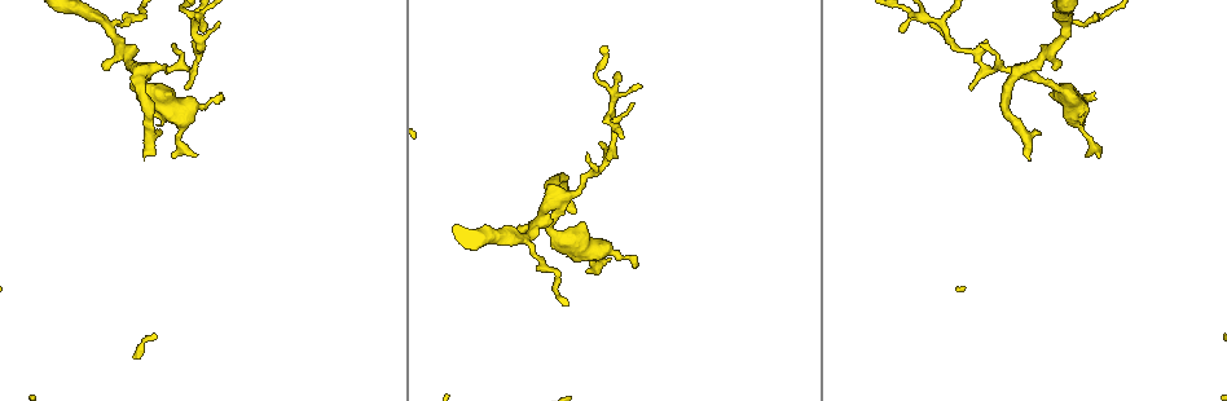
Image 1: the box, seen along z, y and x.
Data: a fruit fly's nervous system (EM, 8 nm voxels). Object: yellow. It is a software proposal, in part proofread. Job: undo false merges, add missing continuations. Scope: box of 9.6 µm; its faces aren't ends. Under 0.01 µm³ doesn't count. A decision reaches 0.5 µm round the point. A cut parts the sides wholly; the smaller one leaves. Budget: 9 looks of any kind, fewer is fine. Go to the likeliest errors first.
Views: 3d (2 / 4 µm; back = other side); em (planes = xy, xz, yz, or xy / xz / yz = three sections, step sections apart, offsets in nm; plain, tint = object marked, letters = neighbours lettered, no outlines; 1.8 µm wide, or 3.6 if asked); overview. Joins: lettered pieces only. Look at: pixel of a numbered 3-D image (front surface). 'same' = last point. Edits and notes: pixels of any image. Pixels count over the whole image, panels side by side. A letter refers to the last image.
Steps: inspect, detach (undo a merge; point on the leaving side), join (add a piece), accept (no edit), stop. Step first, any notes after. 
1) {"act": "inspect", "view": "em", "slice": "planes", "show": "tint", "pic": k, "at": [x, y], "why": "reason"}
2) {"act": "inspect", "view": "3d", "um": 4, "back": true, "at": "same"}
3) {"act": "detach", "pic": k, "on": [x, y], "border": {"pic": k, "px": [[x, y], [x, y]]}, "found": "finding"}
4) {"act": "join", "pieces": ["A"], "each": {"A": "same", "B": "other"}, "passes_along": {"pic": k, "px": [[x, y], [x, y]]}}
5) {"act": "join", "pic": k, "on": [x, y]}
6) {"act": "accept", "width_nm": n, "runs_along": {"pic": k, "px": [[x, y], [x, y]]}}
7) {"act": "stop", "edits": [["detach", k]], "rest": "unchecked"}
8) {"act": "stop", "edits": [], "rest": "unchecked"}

{"act": "inspect", "view": "3d", "um": 4, "back": true, "pic": 1, "at": [102, 61], "why": "free end"}

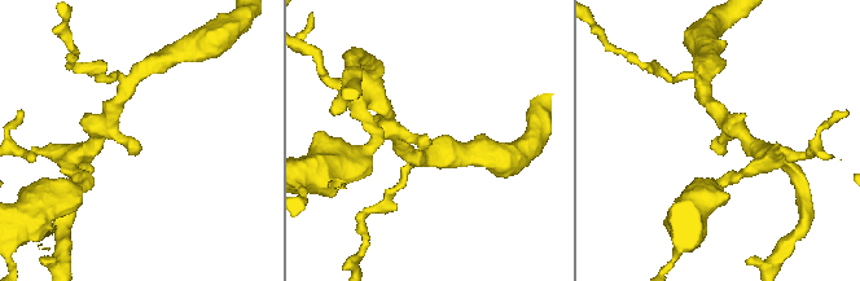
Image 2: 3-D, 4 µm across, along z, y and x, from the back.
{"act": "inspect", "view": "em", "slice": "xy", "step": 16, "show": "tint", "pic": 2, "at": [718, 142], "why": "need the tissue"}

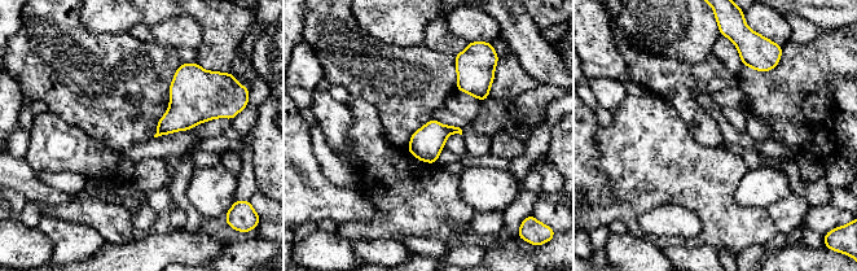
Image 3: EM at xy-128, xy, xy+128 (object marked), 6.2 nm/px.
{"act": "inspect", "view": "em", "slice": "planes", "show": "letters", "at": "same"}

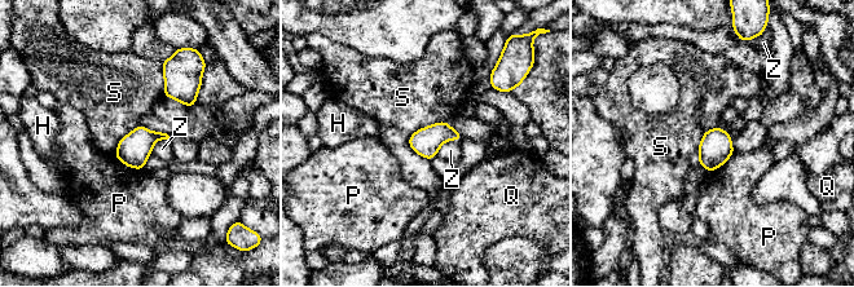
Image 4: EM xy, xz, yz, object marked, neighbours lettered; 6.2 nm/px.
{"act": "accept", "width_nm": 180, "each": {"H": "other", "P": "other", "Q": "other", "S": "other", "Z": "other"}, "border": {"pic": 4, "px": [[445, 122], [417, 129], [409, 146]]}, "found": "no lettered piece goes on from it"}

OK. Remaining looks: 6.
{"act": "inspect", "view": "em", "slice": "planes", "show": "letters", "pic": 1, "at": [1028, 158], "why": "free end"}

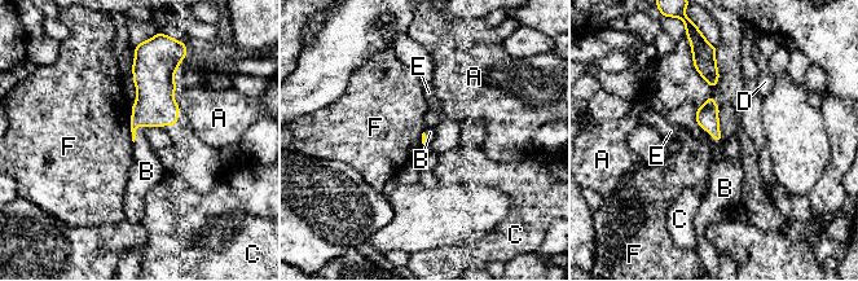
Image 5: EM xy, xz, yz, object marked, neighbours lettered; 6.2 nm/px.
{"act": "join", "pieces": ["B"], "each": {"A": "other", "B": "same", "C": "other", "D": "other", "E": "other", "F": "other"}, "passes_along": {"pic": 5, "px": [[155, 106], [135, 131], [146, 168]]}, "found": "it goes on there"}

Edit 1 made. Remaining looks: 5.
{"act": "inspect", "view": "overview", "why": "redraw"}

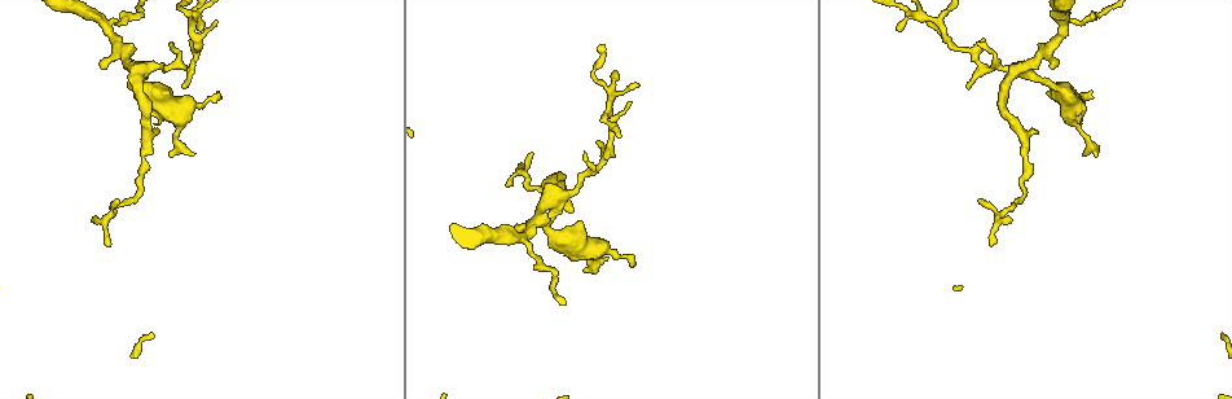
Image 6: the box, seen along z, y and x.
{"act": "inspect", "view": "3d", "um": 4, "pic": 6, "at": [631, 263], "why": "tapers out"}

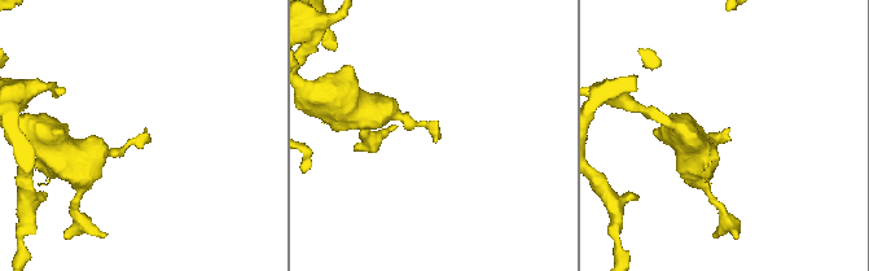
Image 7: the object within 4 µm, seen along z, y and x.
{"act": "inspect", "view": "em", "slice": "xy", "step": 8, "show": "tint", "pic": 7, "at": [728, 138], "why": "now the EM"}

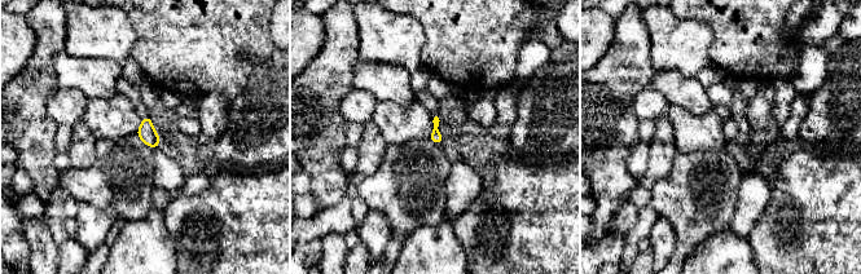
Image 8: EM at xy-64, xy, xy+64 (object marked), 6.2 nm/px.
{"act": "inspect", "view": "em", "slice": "planes", "show": "letters", "at": "same"}

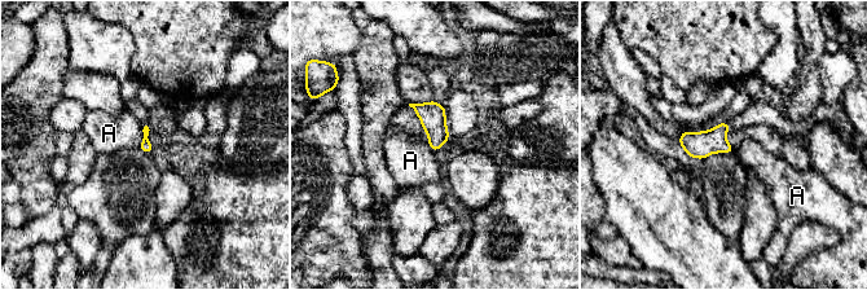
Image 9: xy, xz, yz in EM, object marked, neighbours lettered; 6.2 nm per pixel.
{"act": "accept", "longest_contact_nm": ["A", 150], "each": {"A": "other"}, "border": {"pic": 9, "px": [[142, 123], [142, 141], [139, 146]]}, "found": "none of them fits"}

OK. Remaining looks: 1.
{"act": "stop", "edits": [["join", 5]], "rest": "unchecked"}

